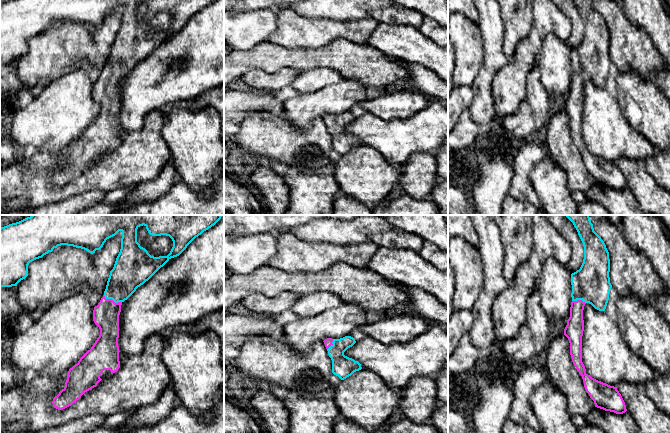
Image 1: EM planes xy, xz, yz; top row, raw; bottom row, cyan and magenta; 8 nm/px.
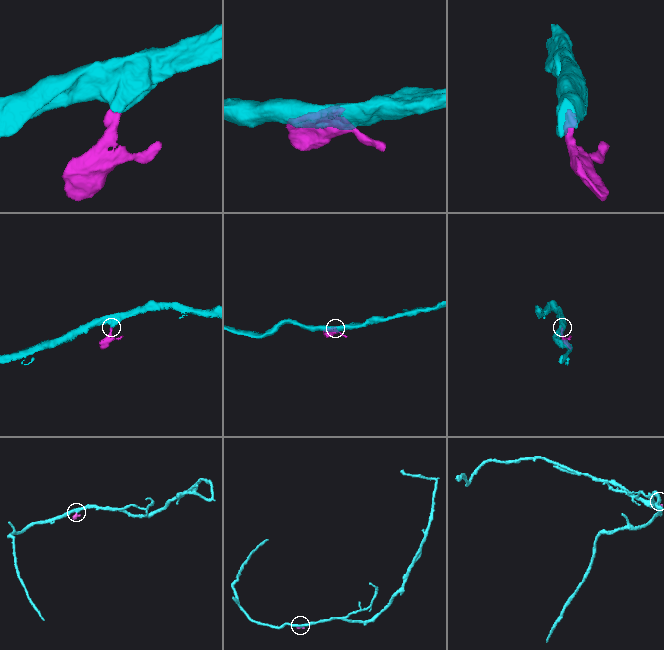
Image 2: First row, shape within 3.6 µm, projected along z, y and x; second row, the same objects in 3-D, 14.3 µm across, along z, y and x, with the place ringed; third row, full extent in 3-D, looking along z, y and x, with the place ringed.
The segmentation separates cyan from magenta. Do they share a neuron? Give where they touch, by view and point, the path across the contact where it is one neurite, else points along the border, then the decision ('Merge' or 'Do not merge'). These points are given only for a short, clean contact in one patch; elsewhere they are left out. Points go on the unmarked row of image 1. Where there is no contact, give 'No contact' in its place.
Touches cyan at xy (112, 75). Path across: xy (129, 49), (112, 75), (106, 90). Merge

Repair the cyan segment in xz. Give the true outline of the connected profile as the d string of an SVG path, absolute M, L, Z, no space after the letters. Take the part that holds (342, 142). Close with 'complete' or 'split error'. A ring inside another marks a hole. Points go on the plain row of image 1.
M345 112L340 115L327 114L323 118L332 136L332 149L341 156L362 145L358 137L344 131L344 128L356 119L353 113Z; split error

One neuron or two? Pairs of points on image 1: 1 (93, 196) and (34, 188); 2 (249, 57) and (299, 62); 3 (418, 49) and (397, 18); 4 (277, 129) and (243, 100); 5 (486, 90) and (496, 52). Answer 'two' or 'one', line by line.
1: two
2: one
3: two
4: two
5: one

